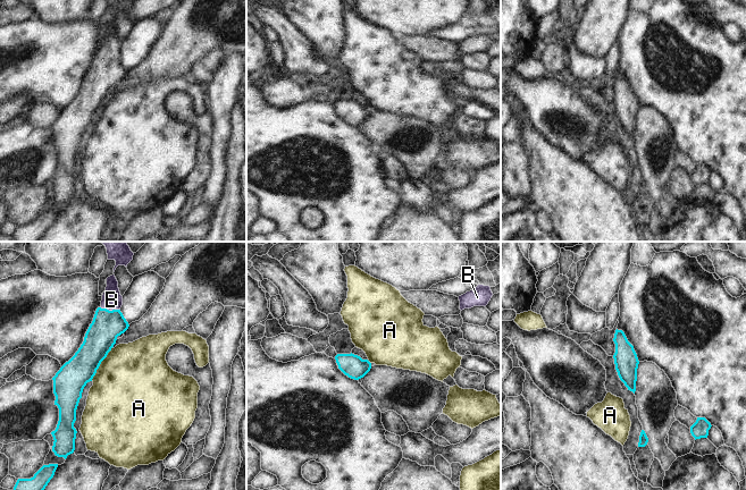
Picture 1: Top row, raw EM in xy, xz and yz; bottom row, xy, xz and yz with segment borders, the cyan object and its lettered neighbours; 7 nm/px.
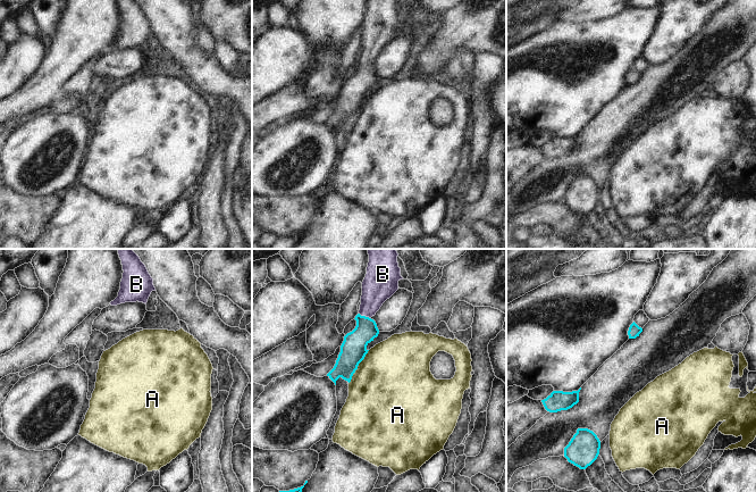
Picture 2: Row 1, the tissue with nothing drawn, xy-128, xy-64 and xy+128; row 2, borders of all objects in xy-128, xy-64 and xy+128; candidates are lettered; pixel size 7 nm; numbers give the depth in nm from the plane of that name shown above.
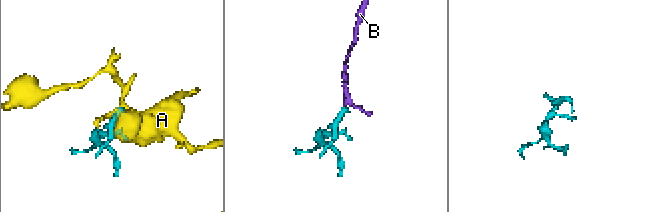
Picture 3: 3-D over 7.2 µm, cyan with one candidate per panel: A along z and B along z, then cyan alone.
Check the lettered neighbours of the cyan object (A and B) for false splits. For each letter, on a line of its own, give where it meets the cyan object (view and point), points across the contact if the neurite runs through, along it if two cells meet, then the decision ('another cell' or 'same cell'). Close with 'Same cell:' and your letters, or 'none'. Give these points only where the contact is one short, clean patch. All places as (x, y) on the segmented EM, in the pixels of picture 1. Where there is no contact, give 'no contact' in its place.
A: meets cyan in xy at (100, 363); another cell
B: meets cyan in xy at (110, 311); runs through xy (101, 336), (108, 323), (110, 311), (111, 300); same cell
Same cell: B

